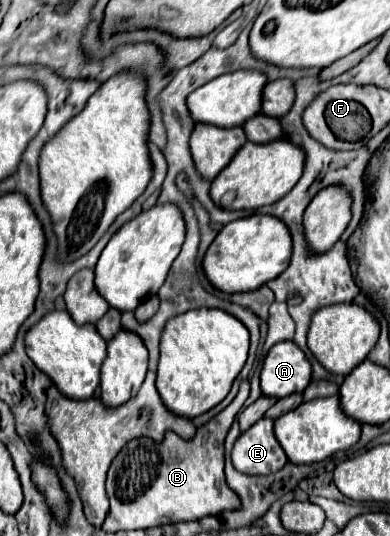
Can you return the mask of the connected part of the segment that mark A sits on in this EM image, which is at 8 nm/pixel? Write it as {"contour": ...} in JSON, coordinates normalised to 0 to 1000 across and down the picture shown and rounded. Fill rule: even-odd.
{"contour":[[[723,638],[692,649],[672,698],[672,735],[728,743],[754,731],[779,731],[800,705],[800,679],[754,638]]]}

